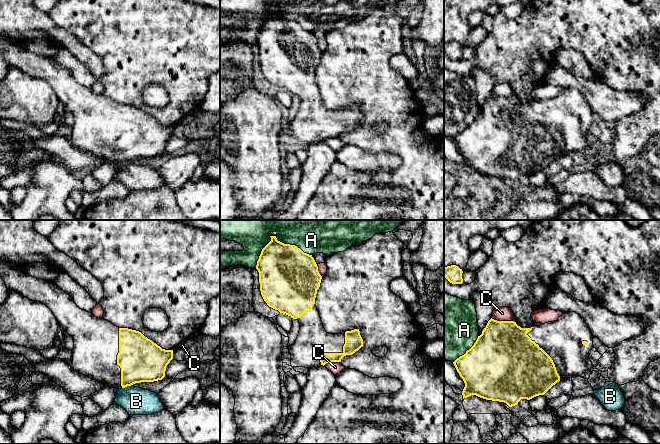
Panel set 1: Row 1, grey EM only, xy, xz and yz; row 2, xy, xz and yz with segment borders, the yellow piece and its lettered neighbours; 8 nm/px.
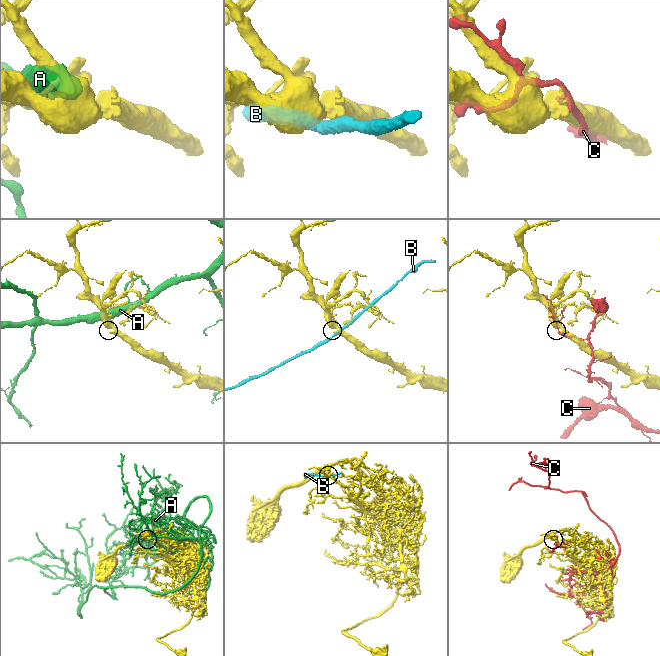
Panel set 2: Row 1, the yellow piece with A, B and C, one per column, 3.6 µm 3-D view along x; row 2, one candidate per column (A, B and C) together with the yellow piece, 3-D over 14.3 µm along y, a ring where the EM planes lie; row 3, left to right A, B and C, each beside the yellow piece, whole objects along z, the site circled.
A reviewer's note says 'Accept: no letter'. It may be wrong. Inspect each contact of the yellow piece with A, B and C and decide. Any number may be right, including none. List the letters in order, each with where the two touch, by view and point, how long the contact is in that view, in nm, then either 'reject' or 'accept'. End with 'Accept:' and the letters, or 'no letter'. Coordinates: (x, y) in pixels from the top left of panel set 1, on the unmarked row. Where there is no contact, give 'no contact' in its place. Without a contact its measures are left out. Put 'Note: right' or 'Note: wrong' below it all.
A: meets yellow in xz at (293, 21); contact 340 nm long; reject
B: meets yellow in xy at (127, 161); contact 90 nm long; reject
C: meets yellow in yz at (501, 97); contact 170 nm long; reject
Accept: no letter
Note: right

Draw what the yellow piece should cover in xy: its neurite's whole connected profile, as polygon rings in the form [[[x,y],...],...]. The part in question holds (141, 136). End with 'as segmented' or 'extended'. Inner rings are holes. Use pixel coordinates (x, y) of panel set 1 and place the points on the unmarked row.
[[[0,38],[0,51],[10,68],[18,68],[32,77],[45,80],[58,96],[61,107],[73,114],[74,124],[69,140],[74,147],[116,165],[165,153],[166,143],[173,135],[173,126],[162,125],[139,107],[119,104],[80,85],[71,72],[54,58],[29,52],[12,39]]] | extended

